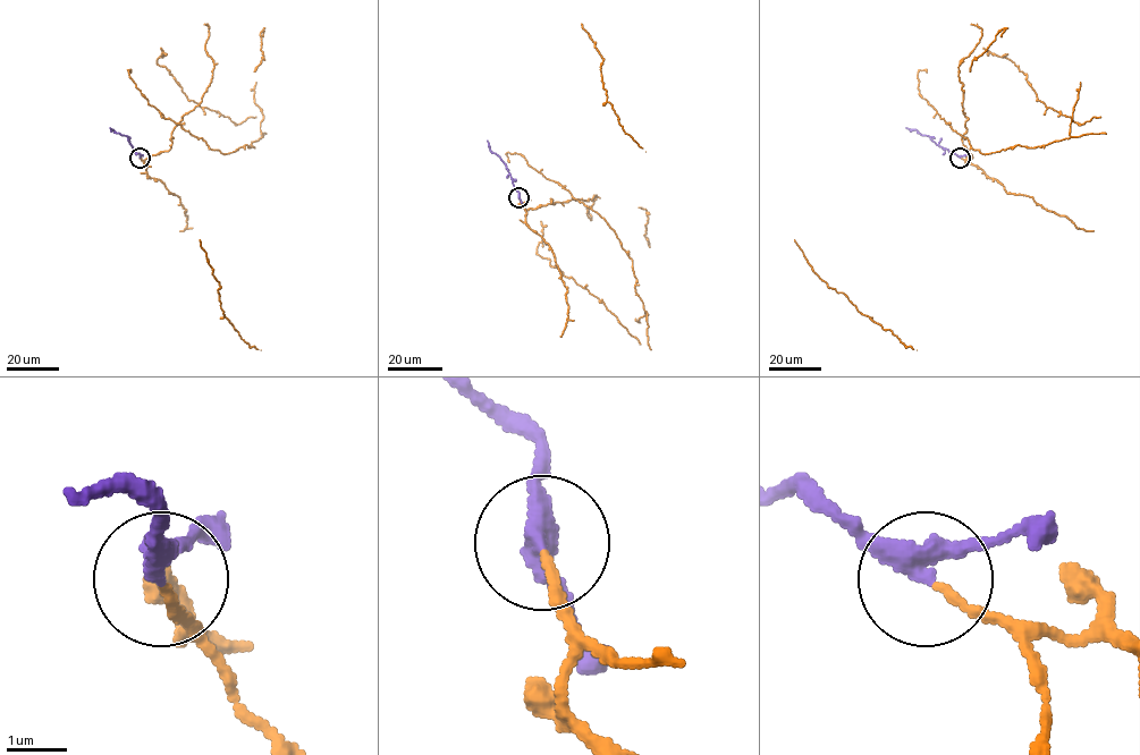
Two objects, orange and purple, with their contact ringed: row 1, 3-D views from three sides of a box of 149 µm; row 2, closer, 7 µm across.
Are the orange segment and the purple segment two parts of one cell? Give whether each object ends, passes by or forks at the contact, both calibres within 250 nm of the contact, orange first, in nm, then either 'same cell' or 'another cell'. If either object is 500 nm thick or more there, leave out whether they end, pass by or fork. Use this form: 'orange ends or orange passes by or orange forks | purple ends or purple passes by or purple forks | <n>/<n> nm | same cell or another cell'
orange ends | purple passes by | 150/320 nm | same cell

